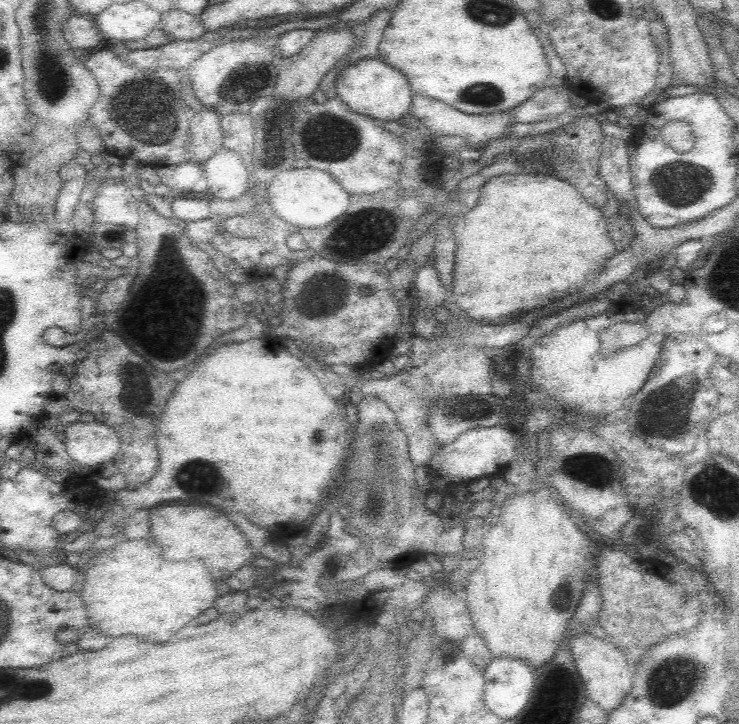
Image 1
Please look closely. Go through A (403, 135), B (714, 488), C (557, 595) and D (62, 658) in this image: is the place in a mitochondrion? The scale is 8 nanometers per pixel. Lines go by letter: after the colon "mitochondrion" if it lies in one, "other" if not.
A: other
B: mitochondrion
C: mitochondrion
D: other

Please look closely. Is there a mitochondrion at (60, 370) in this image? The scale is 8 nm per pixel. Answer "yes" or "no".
no

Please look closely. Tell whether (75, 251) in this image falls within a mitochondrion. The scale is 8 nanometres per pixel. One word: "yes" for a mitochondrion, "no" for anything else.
no

